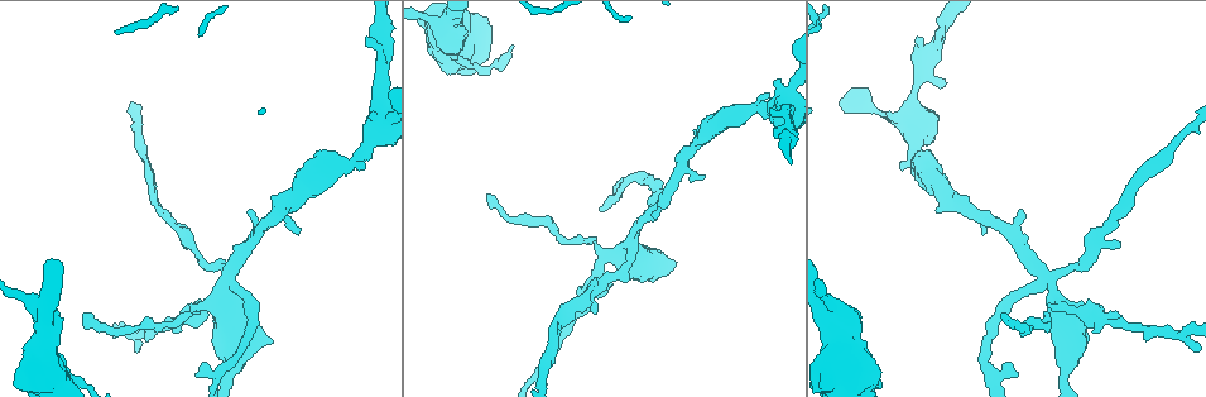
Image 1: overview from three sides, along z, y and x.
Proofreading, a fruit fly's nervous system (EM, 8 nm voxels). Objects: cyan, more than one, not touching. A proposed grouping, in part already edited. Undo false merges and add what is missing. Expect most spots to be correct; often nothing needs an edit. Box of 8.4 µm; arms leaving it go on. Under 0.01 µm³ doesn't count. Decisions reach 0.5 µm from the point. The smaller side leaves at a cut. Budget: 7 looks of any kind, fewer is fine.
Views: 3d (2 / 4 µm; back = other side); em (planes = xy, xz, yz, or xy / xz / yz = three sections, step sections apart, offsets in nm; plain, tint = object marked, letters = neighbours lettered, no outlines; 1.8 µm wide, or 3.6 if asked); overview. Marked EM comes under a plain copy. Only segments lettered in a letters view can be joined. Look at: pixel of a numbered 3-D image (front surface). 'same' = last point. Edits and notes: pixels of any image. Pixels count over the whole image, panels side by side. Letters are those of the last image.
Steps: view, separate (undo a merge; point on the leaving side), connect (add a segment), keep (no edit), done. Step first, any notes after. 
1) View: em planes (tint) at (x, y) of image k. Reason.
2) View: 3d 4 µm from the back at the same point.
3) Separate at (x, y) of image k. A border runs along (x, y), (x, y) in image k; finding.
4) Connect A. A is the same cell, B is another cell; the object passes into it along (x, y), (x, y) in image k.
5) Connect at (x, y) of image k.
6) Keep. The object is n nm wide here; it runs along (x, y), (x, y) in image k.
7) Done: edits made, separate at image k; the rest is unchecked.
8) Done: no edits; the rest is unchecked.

View: em planes (letters) at (1000, 314) of image 1. Thin end.

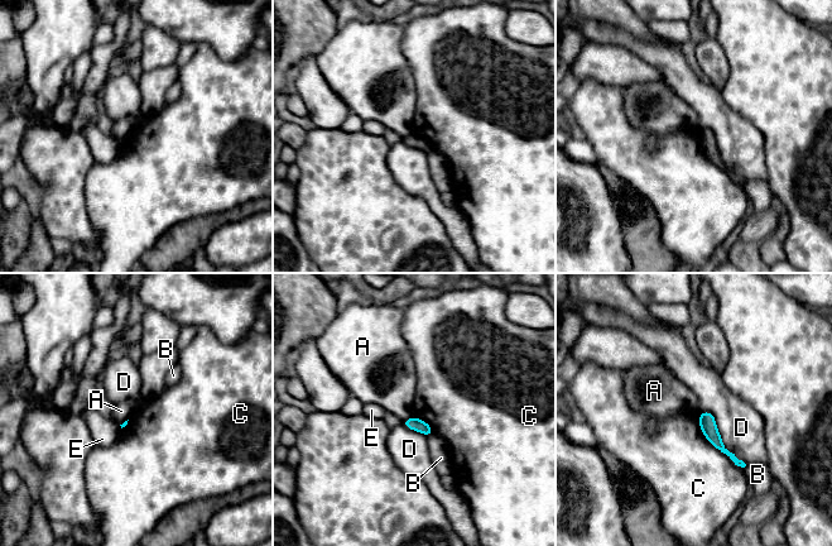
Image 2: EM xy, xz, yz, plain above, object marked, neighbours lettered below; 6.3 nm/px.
Keep. The longest contact is with C, 460 nm; A, B, C, D and E are other cells; it runs along (702, 415), (715, 440), (735, 460) in image 2; no lettered segment goes on from it.

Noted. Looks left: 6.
View: em xz step 4 (tint) at (982, 230) of image 1. Tapers out.

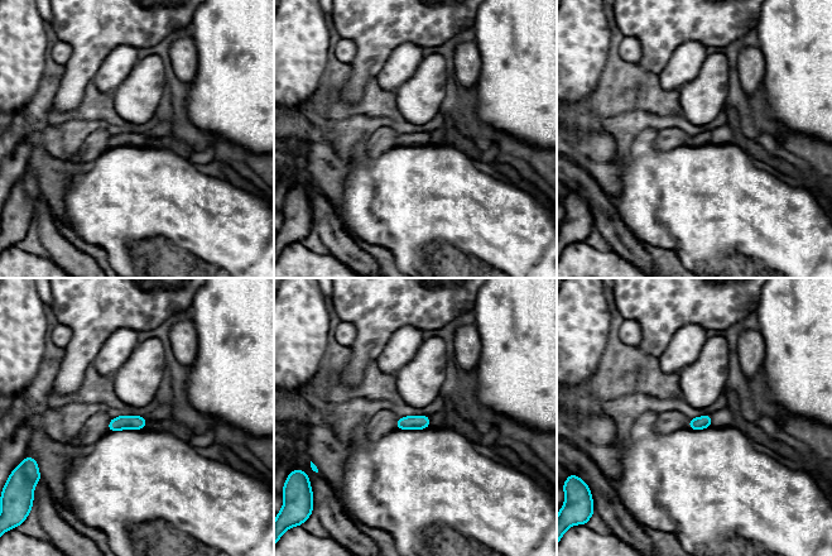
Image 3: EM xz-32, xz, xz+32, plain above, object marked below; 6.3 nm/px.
View: em planes (letters) at the same point. Cut it another way.

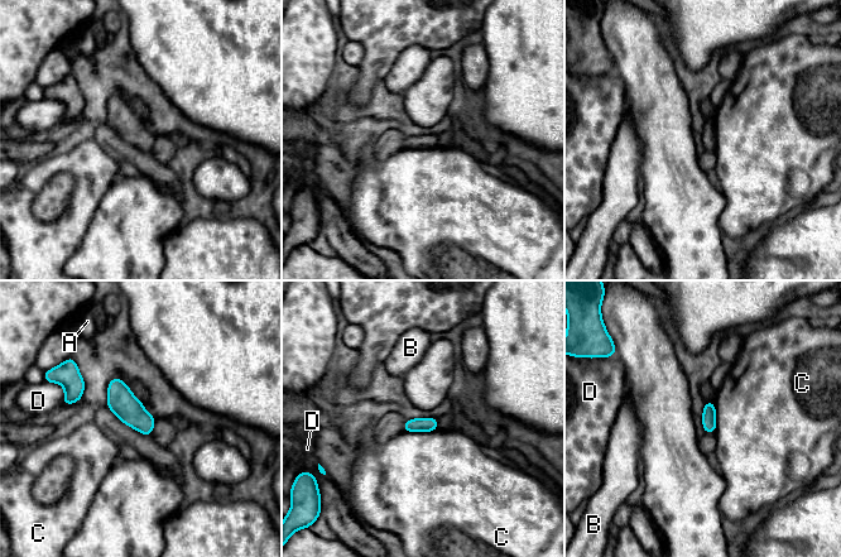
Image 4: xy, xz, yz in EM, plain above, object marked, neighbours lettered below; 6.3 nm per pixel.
Keep. A, B, C and D are other cells; a border runs along (437, 428), (403, 432) in image 4; none of them fits.

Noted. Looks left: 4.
View: em planes (letters) at (227, 277) of image 1. Four-way junction.

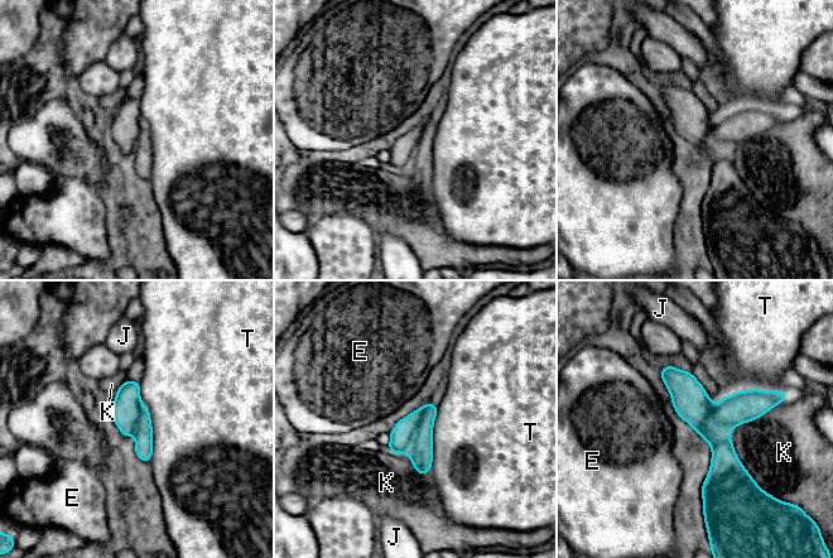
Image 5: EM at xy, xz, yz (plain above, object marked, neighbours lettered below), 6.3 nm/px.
Separate at (420, 452) of image 5. The longest contact is with K, 550 nm; E, J, K and T are other cells; a second neuron is stuck on.

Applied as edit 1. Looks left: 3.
Done: edits made, separate at image 5; the rest is unchecked.

